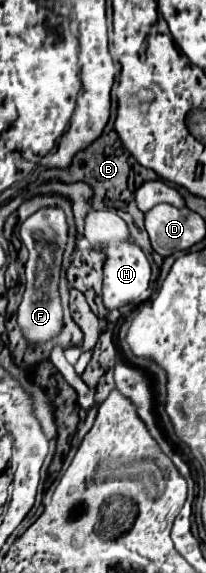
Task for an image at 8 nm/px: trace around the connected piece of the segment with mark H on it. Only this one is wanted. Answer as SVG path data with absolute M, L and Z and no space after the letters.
M91 210L85 218L85 238L91 248L105 254L103 266L103 302L107 310L117 310L129 304L131 298L141 298L149 288L151 266L145 252L131 240L129 228L123 218L111 210Z

